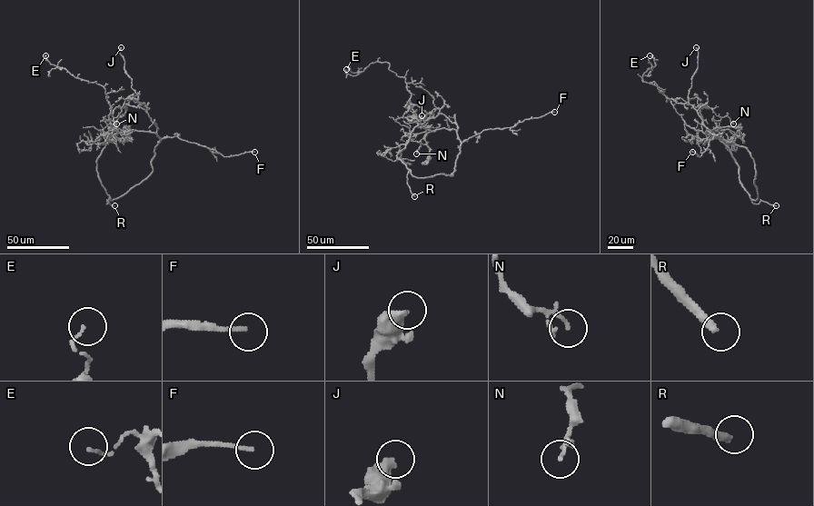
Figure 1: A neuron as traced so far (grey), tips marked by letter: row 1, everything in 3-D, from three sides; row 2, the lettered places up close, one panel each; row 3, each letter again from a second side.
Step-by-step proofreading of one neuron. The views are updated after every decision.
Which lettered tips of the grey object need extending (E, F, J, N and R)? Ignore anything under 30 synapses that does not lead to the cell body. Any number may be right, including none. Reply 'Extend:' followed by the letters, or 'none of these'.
Extend: F, R

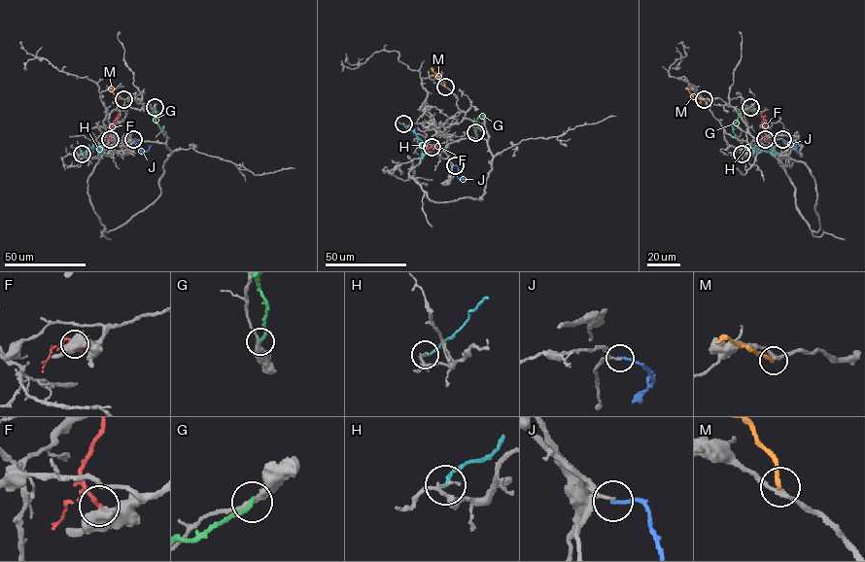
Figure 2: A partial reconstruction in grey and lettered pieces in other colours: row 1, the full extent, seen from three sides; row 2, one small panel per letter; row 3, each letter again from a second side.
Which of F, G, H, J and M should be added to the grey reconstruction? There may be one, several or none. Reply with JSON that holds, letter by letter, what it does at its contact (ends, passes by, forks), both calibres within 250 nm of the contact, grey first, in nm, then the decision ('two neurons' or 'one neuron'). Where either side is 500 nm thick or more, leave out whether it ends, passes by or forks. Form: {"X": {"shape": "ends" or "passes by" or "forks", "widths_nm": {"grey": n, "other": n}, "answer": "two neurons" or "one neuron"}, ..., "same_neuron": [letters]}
{"F": {"widths_nm": {"grey": 550, "other": 190}, "answer": "two neurons"}, "G": {"shape": "ends", "widths_nm": {"grey": 300, "other": 240}, "answer": "two neurons"}, "H": {"shape": "ends", "widths_nm": {"grey": 150, "other": 150}, "answer": "two neurons"}, "J": {"shape": "ends", "widths_nm": {"grey": 130, "other": 180}, "answer": "two neurons"}, "M": {"shape": "ends", "widths_nm": {"grey": 220, "other": 240}, "answer": "one neuron"}, "same_neuron": ["M"]}

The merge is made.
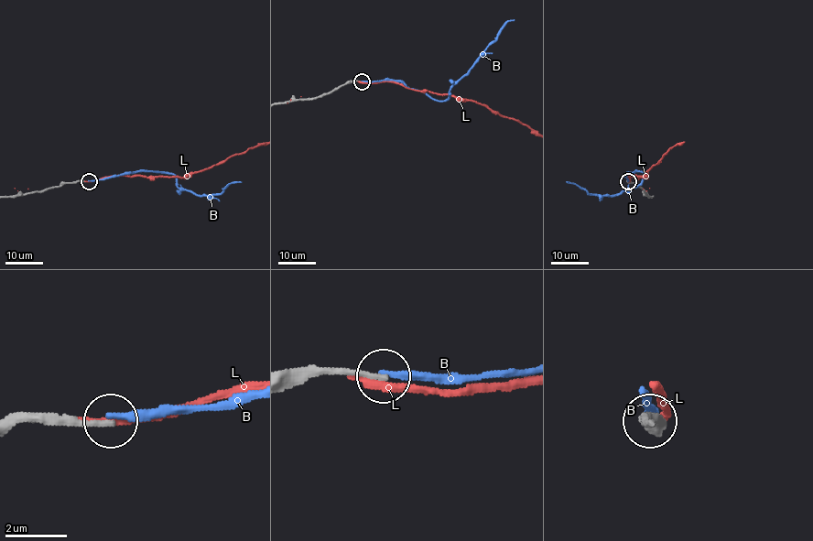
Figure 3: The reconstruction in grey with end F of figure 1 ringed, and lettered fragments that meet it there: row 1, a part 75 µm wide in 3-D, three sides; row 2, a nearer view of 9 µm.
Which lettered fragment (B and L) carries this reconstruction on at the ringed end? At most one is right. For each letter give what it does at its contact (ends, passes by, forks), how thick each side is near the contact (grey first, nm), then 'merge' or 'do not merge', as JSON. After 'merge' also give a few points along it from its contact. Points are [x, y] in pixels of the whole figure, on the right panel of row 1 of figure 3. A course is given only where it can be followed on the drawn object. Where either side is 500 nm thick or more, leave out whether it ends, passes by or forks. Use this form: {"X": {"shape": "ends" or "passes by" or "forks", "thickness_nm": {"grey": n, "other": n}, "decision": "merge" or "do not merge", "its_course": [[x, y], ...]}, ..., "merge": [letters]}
{"B": {"shape": "ends", "thickness_nm": {"grey": 180, "other": 200}, "decision": "do not merge"}, "L": {"shape": "ends", "thickness_nm": {"grey": 240, "other": 320}, "decision": "do not merge"}, "merge": []}

